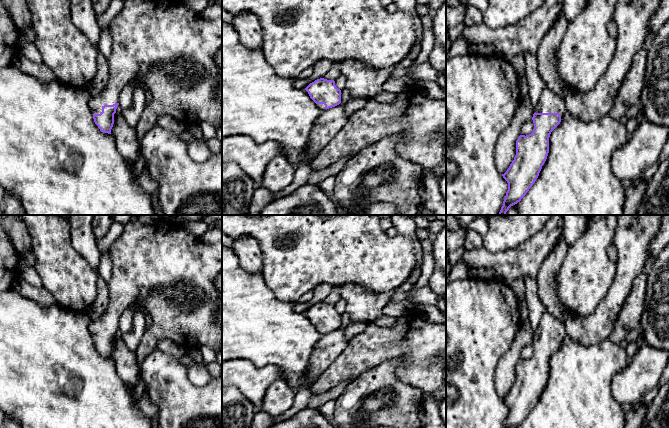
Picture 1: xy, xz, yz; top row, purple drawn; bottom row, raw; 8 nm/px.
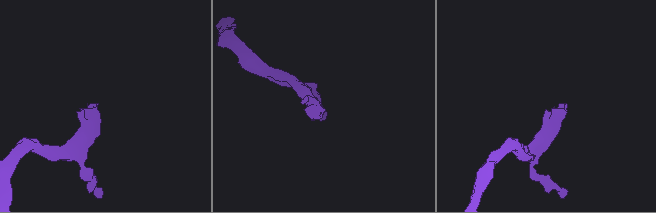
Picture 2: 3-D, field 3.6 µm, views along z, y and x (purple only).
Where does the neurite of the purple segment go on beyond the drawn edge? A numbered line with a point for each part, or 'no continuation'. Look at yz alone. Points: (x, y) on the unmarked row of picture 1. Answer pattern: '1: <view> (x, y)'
1: yz (550, 326)

